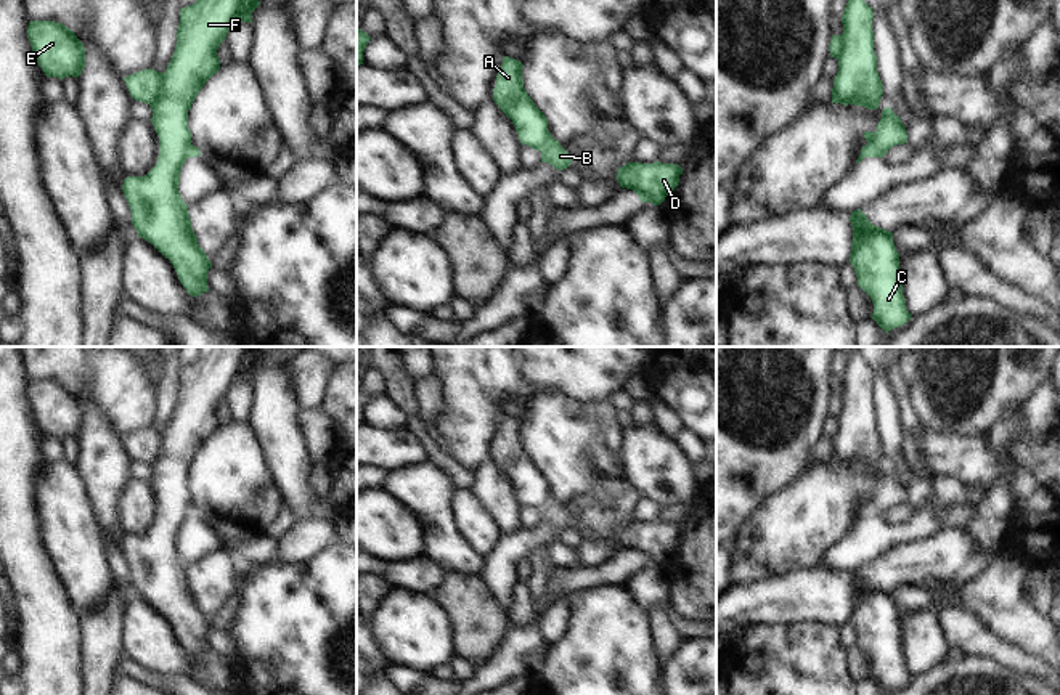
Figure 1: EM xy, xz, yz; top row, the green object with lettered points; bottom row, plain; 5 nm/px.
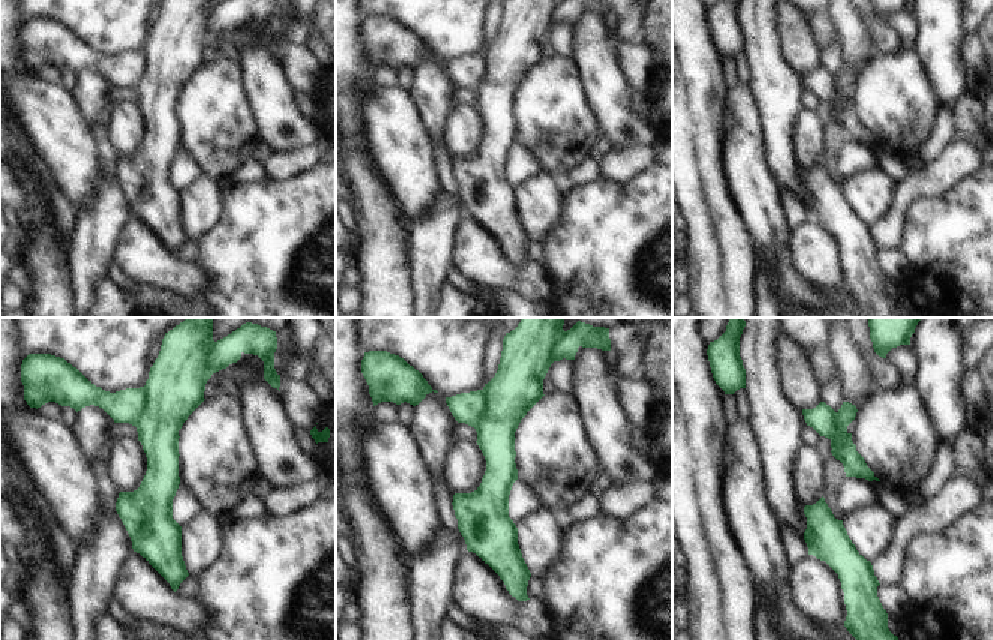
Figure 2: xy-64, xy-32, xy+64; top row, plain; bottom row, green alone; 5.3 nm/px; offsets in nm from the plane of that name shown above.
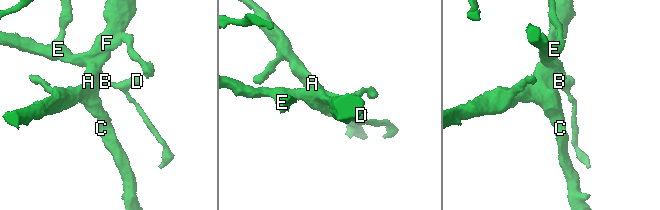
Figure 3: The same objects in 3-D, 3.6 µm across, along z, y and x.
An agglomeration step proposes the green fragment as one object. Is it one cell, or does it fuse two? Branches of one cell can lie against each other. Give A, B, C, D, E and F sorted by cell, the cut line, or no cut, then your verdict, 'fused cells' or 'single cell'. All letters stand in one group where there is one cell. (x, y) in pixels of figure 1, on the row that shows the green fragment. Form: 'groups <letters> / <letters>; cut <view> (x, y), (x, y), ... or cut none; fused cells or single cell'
groups A C F / B D E; cut xy (164, 74), (163, 95), (151, 106); fused cells

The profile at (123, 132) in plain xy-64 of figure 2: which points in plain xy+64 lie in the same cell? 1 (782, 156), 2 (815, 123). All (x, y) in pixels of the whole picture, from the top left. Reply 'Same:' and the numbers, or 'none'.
Same: 2

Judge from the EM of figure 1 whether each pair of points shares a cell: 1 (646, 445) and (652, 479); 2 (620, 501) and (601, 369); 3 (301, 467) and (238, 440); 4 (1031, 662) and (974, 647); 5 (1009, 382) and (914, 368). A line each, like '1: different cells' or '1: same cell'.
1: same cell
2: different cells
3: different cells
4: same cell
5: same cell

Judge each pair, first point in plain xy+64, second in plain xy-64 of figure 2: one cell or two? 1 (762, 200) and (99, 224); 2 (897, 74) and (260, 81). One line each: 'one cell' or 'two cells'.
1: two cells
2: two cells

